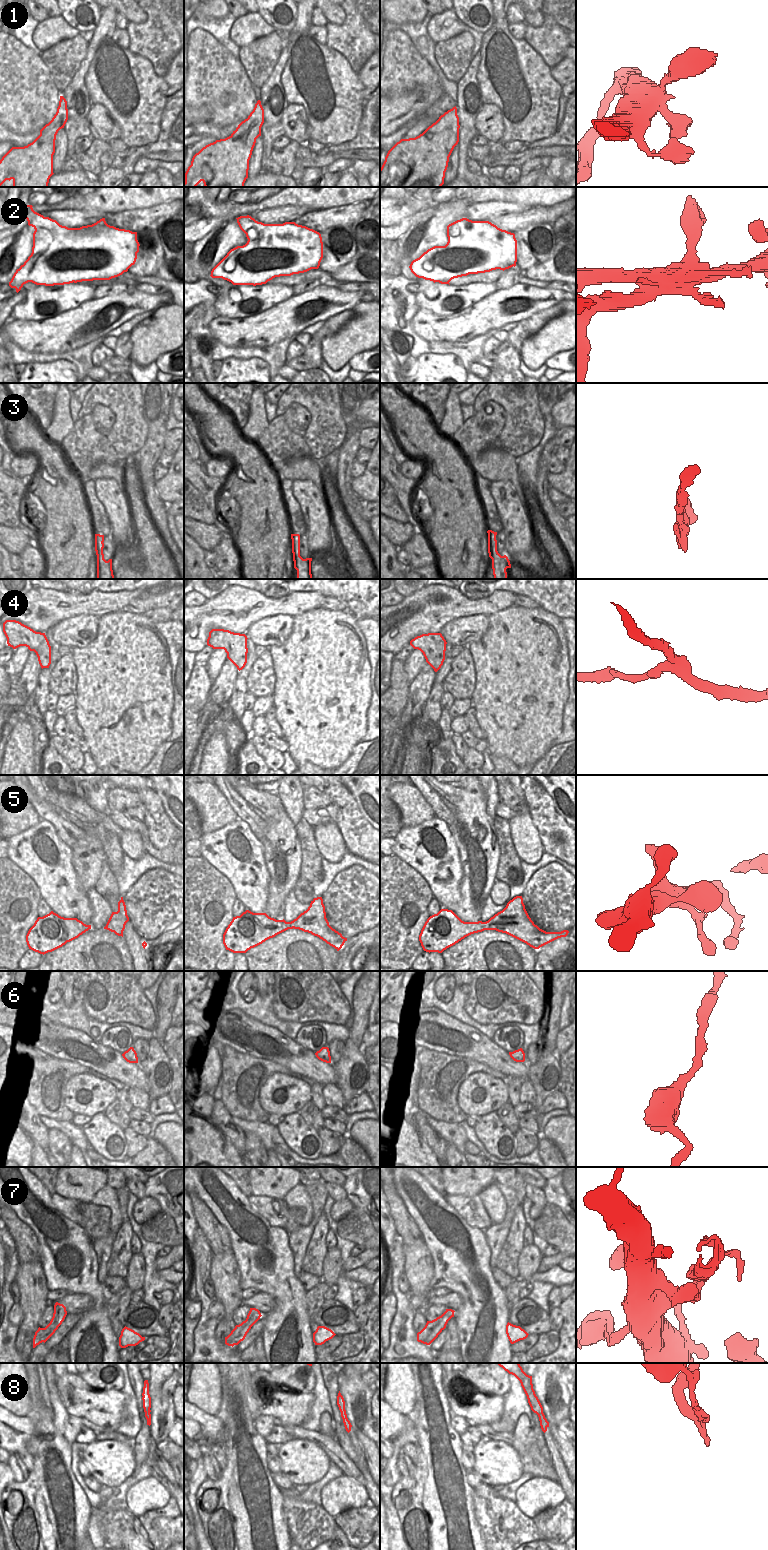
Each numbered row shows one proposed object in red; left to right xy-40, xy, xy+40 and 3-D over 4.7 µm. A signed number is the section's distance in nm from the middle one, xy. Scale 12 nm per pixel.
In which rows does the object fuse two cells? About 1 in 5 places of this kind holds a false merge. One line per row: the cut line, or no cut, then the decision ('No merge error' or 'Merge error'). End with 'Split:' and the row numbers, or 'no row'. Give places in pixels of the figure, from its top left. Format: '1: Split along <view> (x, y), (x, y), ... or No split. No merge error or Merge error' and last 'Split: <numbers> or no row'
1: No split. No merge error
2: Split along xy-40 (136, 252), (58, 260), (77, 250), (54, 240), (31, 254). Merge error
3: No split. No merge error
4: No split. No merge error
5: No split. No merge error
6: No split. No merge error
7: No split. No merge error
8: Split along xy+40 (544, 1415), (540, 1414), (538, 1416). Merge error
Split: 2, 8

